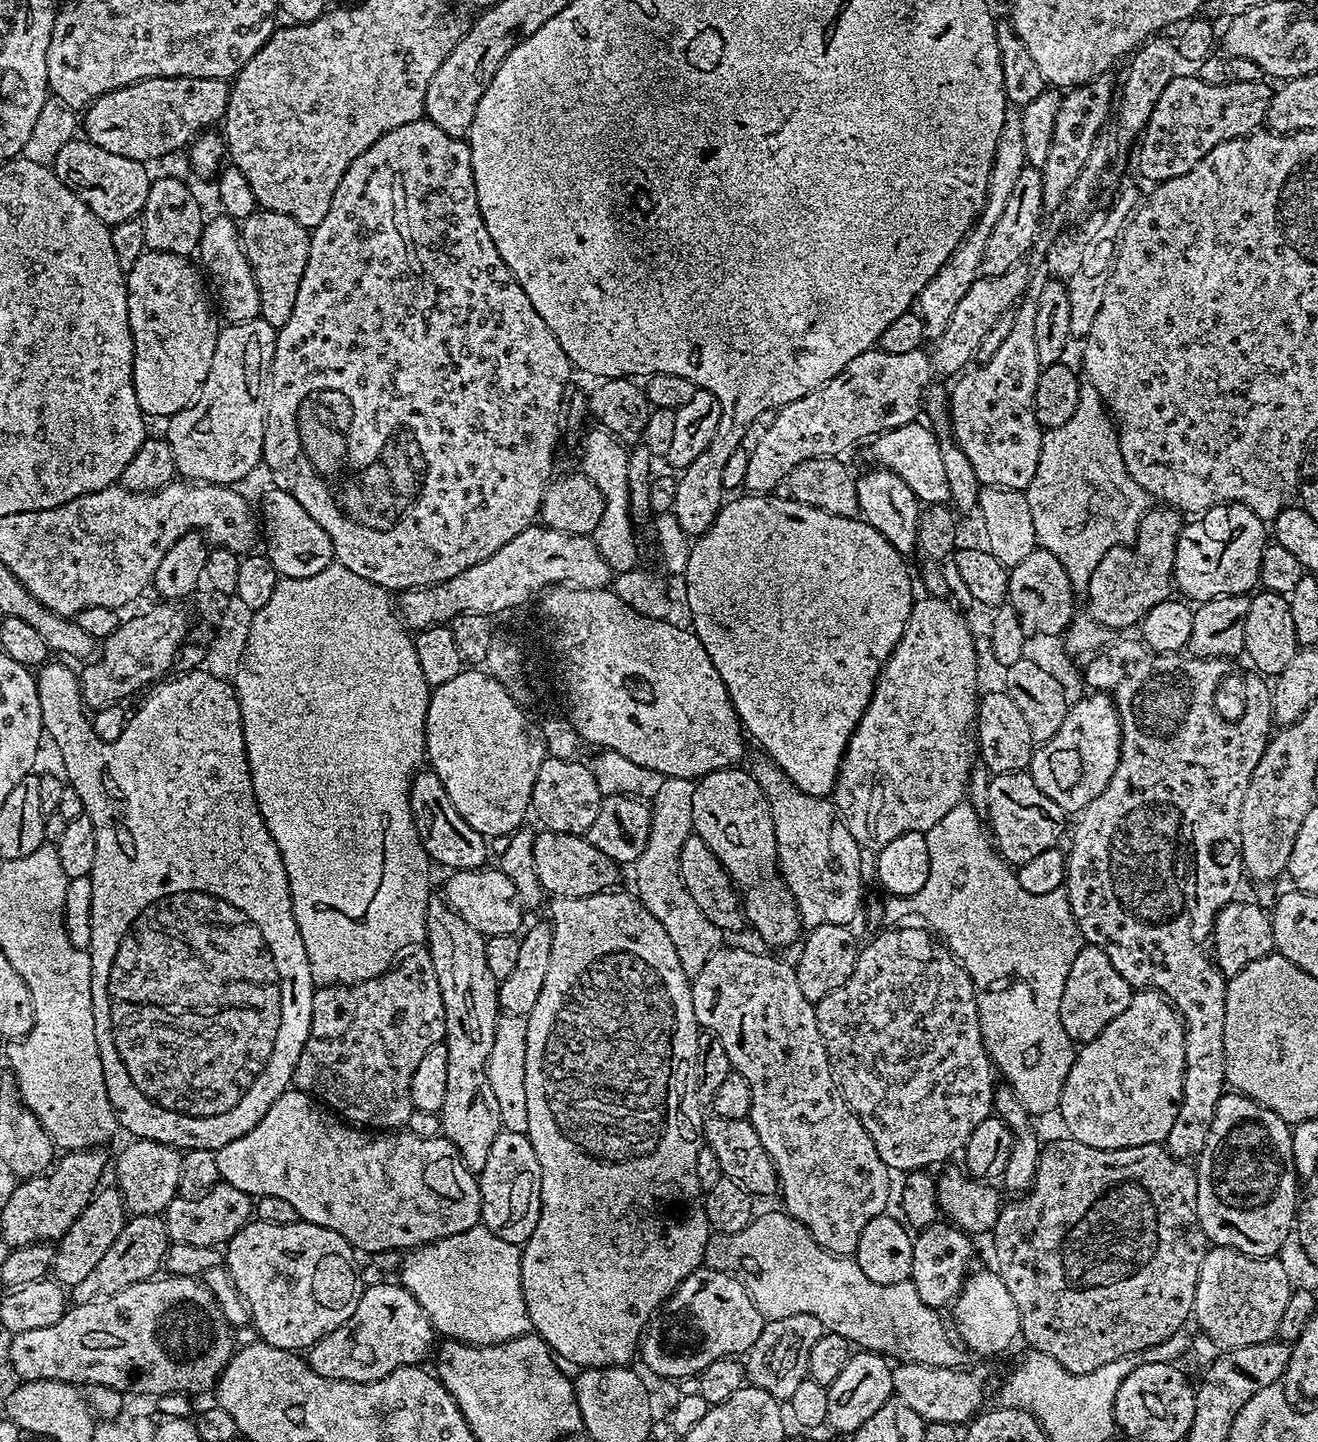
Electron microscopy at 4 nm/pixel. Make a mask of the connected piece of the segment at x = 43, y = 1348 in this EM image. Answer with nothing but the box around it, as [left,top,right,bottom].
[10,1274,232,1397]

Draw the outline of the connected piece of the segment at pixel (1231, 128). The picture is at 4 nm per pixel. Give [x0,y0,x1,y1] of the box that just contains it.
[1136,74,1273,182]

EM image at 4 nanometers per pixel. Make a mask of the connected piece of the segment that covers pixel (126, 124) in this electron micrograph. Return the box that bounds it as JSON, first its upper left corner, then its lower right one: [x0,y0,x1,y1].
[82,76,229,162]

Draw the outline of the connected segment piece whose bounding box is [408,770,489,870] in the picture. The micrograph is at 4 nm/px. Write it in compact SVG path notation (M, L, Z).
M431 770L423 771L415 773L408 797L414 826L418 830L429 861L436 863L437 860L444 870L485 867L489 863L489 841L480 836L474 826L466 826L466 818L462 818L462 814L454 810L454 802L450 802L450 794L446 794L446 786L442 786L438 774Z

